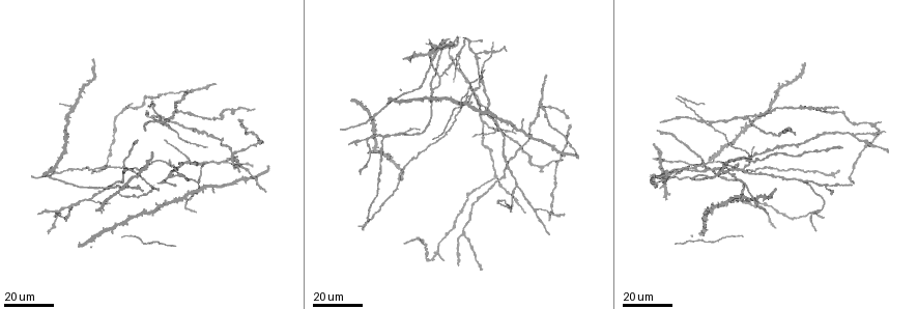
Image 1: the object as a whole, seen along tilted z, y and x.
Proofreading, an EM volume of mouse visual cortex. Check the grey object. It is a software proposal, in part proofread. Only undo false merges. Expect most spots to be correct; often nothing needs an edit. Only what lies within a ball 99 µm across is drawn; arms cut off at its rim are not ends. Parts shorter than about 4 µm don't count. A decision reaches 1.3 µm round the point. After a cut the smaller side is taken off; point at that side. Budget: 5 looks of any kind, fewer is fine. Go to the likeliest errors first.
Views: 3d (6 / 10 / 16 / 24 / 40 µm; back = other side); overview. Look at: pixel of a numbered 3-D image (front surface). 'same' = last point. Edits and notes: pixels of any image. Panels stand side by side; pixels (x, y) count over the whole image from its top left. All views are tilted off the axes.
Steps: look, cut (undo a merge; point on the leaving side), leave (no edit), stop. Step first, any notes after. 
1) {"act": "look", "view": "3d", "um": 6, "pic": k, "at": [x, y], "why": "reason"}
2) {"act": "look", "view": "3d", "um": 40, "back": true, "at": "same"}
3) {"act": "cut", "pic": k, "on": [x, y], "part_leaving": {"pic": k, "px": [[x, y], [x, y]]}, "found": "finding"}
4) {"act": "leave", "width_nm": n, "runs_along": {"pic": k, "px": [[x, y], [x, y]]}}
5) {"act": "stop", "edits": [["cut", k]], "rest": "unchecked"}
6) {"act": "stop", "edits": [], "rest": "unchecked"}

{"act": "look", "view": "3d", "um": 24, "pic": 1, "at": [401, 132], "why": "thin arm on a thick one"}

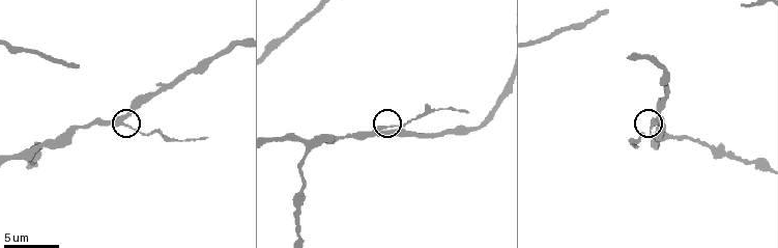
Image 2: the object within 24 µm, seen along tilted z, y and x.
{"act": "look", "view": "3d", "um": 10, "pic": 2, "at": [650, 123]}

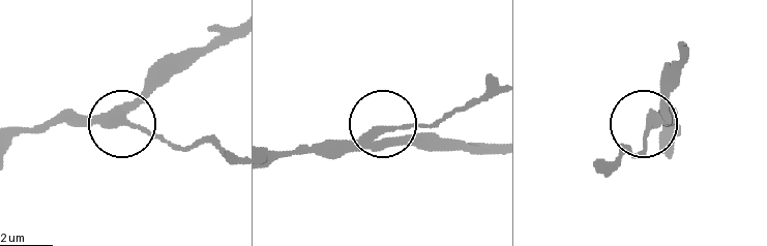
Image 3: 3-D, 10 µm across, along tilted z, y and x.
{"act": "leave", "side_arm_um": 9, "runs_along": {"pic": 3, "px": [[492, 146], [433, 151], [385, 129], [440, 121]]}, "found": "all the same cell"}

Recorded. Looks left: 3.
{"act": "look", "view": "3d", "um": 24, "pic": 1, "at": [72, 107]}

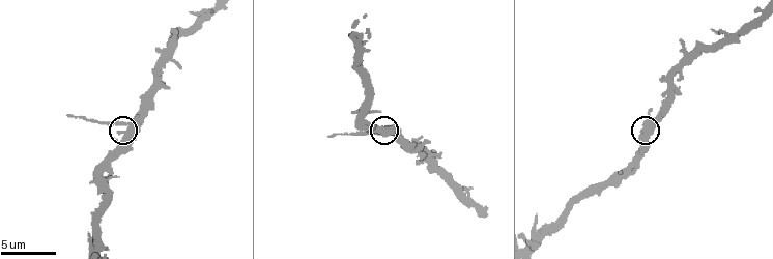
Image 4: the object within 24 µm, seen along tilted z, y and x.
{"act": "look", "view": "3d", "um": 10, "pic": 4, "at": [127, 125], "why": "closer look"}

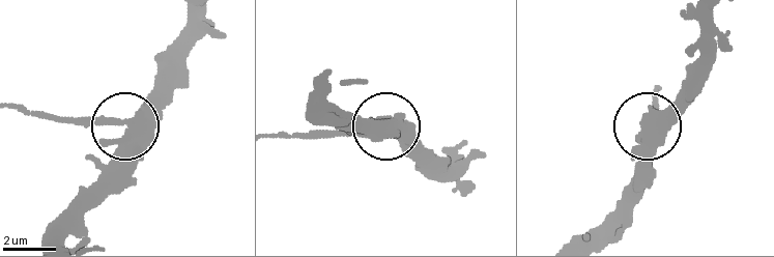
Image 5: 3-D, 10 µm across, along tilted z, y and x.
{"act": "leave", "runs_along": {"pic": 5, "px": [[62, 238], [123, 127], [50, 120]]}, "found": "all the same cell"}

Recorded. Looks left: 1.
{"act": "stop", "edits": [], "rest": "unchecked"}

